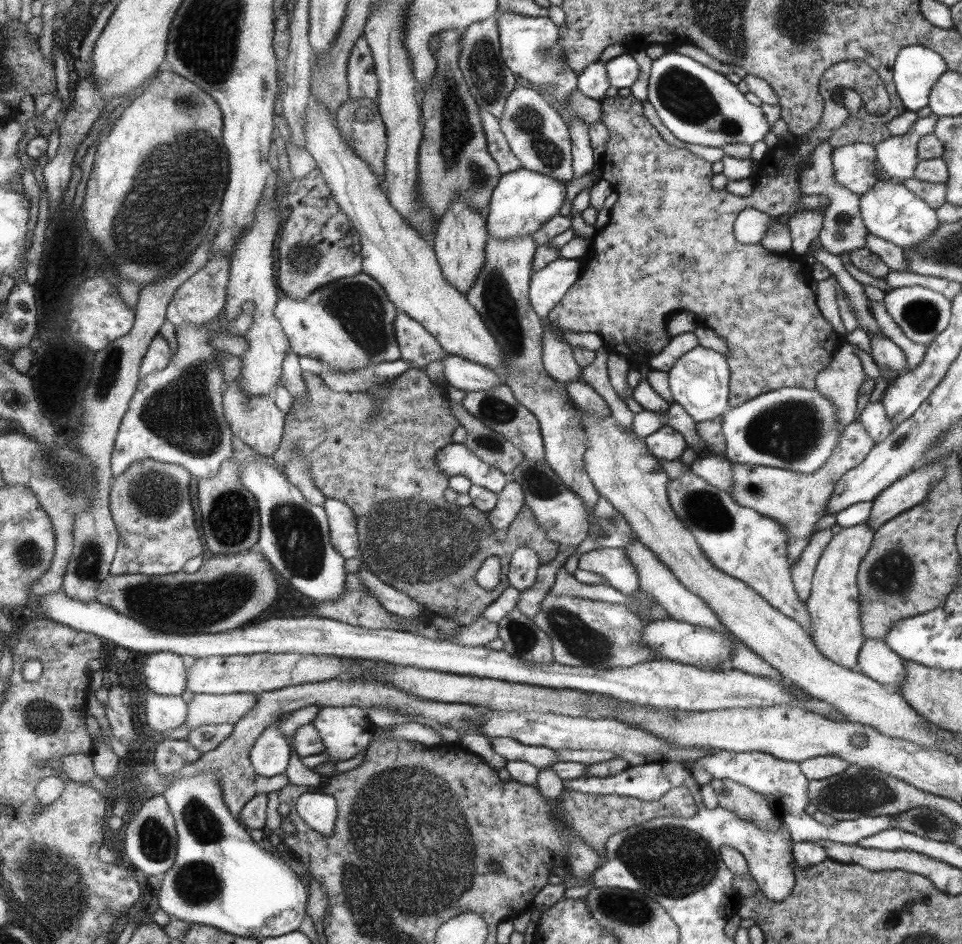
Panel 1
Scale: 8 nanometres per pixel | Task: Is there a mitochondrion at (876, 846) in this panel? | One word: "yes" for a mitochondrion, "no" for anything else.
no

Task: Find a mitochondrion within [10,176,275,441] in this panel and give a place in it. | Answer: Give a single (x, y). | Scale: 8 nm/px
(112, 364)

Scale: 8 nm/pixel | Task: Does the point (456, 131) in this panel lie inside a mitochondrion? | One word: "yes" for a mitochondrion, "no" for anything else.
yes

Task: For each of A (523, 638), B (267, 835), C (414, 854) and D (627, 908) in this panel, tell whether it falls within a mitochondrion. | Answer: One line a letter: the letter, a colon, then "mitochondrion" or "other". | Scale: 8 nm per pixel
A: mitochondrion
B: other
C: mitochondrion
D: mitochondrion

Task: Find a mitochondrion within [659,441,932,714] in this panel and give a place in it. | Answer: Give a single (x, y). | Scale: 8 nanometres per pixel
(892, 574)

